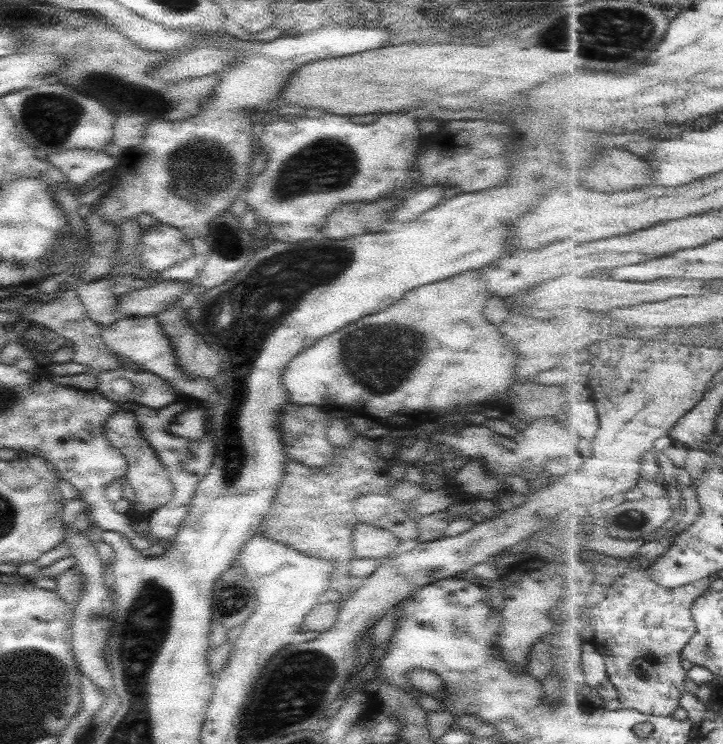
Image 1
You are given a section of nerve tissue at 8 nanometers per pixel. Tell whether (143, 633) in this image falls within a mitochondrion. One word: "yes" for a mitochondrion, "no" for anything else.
yes

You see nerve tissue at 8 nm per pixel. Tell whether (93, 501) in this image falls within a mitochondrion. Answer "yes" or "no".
no

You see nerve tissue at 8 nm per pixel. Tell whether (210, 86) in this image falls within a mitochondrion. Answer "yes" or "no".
no

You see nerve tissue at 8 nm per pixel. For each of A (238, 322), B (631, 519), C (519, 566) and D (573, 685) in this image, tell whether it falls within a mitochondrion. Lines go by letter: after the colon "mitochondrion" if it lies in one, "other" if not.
A: mitochondrion
B: mitochondrion
C: other
D: other

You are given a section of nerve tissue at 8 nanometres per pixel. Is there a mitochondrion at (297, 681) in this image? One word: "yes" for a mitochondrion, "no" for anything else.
yes

